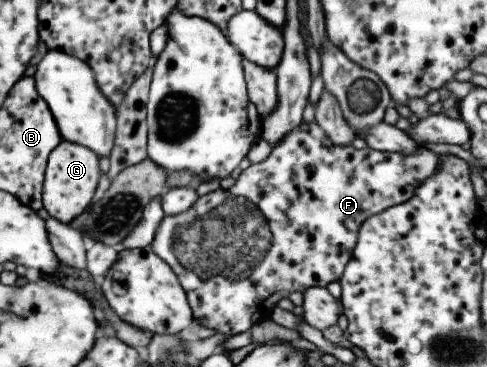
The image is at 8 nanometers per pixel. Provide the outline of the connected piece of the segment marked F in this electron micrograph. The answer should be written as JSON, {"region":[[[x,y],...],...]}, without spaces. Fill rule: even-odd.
{"region":[[[302,123],[287,133],[275,146],[270,155],[260,163],[251,165],[242,170],[235,184],[228,190],[221,187],[213,193],[200,196],[193,207],[175,216],[163,217],[157,227],[151,250],[160,259],[163,259],[177,275],[181,286],[187,292],[187,298],[191,305],[194,318],[207,328],[213,328],[215,332],[221,332],[227,337],[238,335],[250,330],[256,322],[265,322],[272,316],[272,311],[277,307],[277,302],[282,298],[289,297],[292,292],[304,293],[311,287],[326,287],[330,282],[338,281],[344,273],[345,267],[351,257],[358,239],[359,227],[365,219],[379,214],[389,207],[407,202],[424,180],[431,178],[440,169],[442,158],[435,152],[423,145],[417,146],[414,153],[400,153],[378,151],[369,147],[363,149],[354,148],[352,145],[336,145],[326,132],[316,123]]]}

